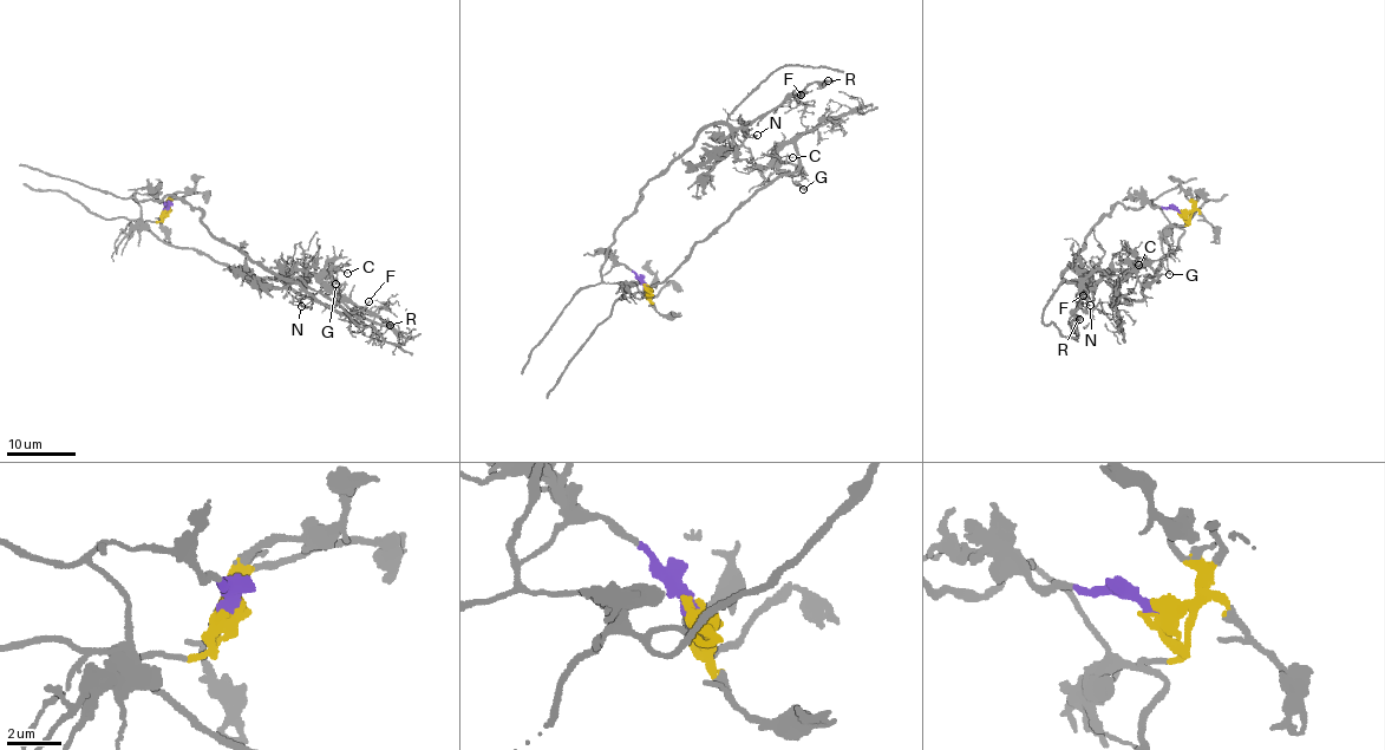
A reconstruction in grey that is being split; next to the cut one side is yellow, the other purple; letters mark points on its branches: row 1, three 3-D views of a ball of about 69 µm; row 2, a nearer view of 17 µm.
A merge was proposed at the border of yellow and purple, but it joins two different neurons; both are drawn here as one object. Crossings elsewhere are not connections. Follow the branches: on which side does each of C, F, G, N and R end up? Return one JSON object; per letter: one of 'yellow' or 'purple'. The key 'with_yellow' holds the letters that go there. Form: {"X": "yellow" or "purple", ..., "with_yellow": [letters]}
{"C": "yellow", "F": "purple", "G": "yellow", "N": "purple", "R": "purple", "with_yellow": ["C", "G"]}

